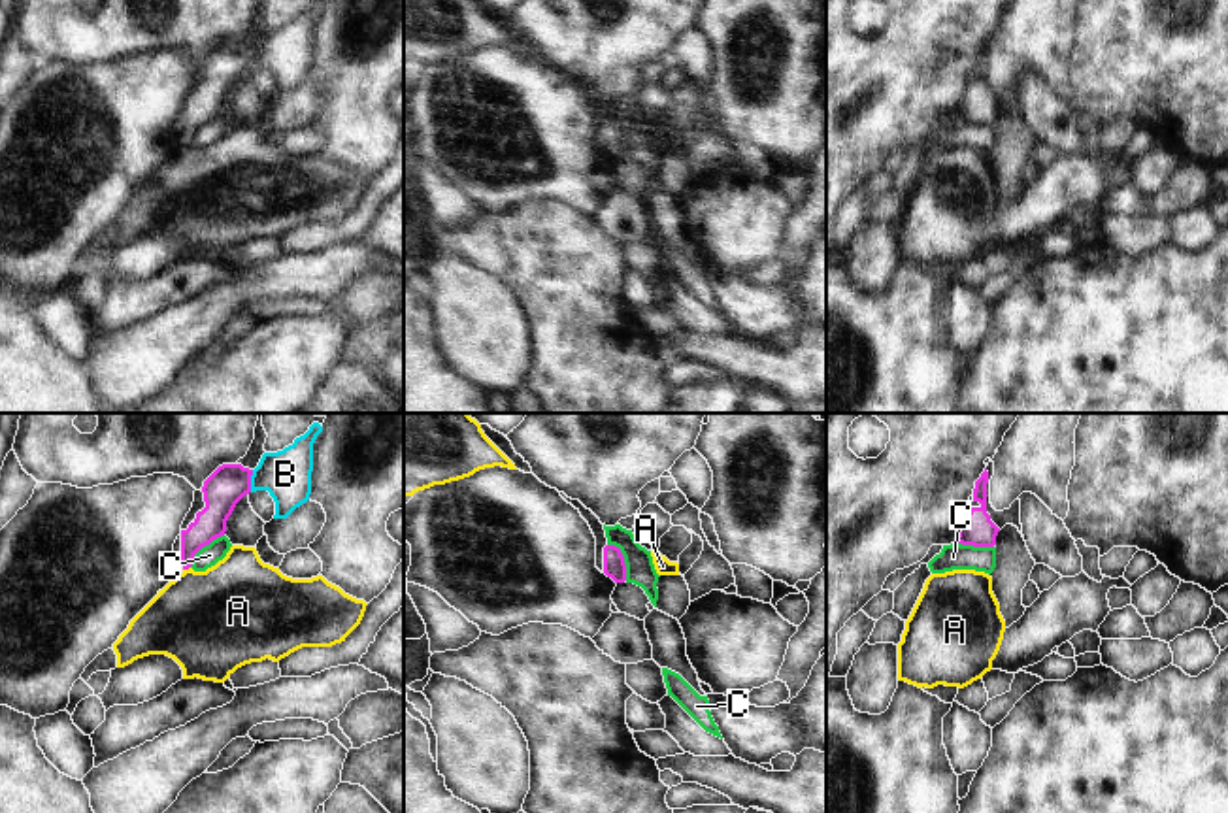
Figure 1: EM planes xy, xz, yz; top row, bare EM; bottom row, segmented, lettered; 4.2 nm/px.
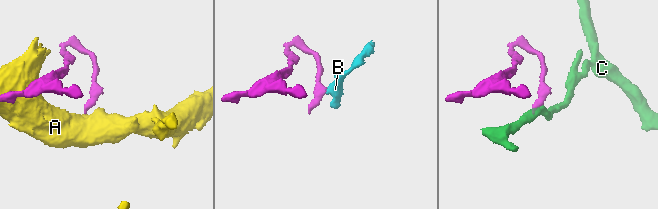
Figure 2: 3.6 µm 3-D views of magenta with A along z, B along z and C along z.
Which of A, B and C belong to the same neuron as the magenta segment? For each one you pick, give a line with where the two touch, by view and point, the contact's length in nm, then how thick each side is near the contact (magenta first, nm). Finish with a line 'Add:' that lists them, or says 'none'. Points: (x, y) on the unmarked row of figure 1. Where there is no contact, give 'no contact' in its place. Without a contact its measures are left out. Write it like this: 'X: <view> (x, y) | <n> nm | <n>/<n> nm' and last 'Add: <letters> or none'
B: xy (249, 59) | 100 nm | 170/200 nm
Add: B

